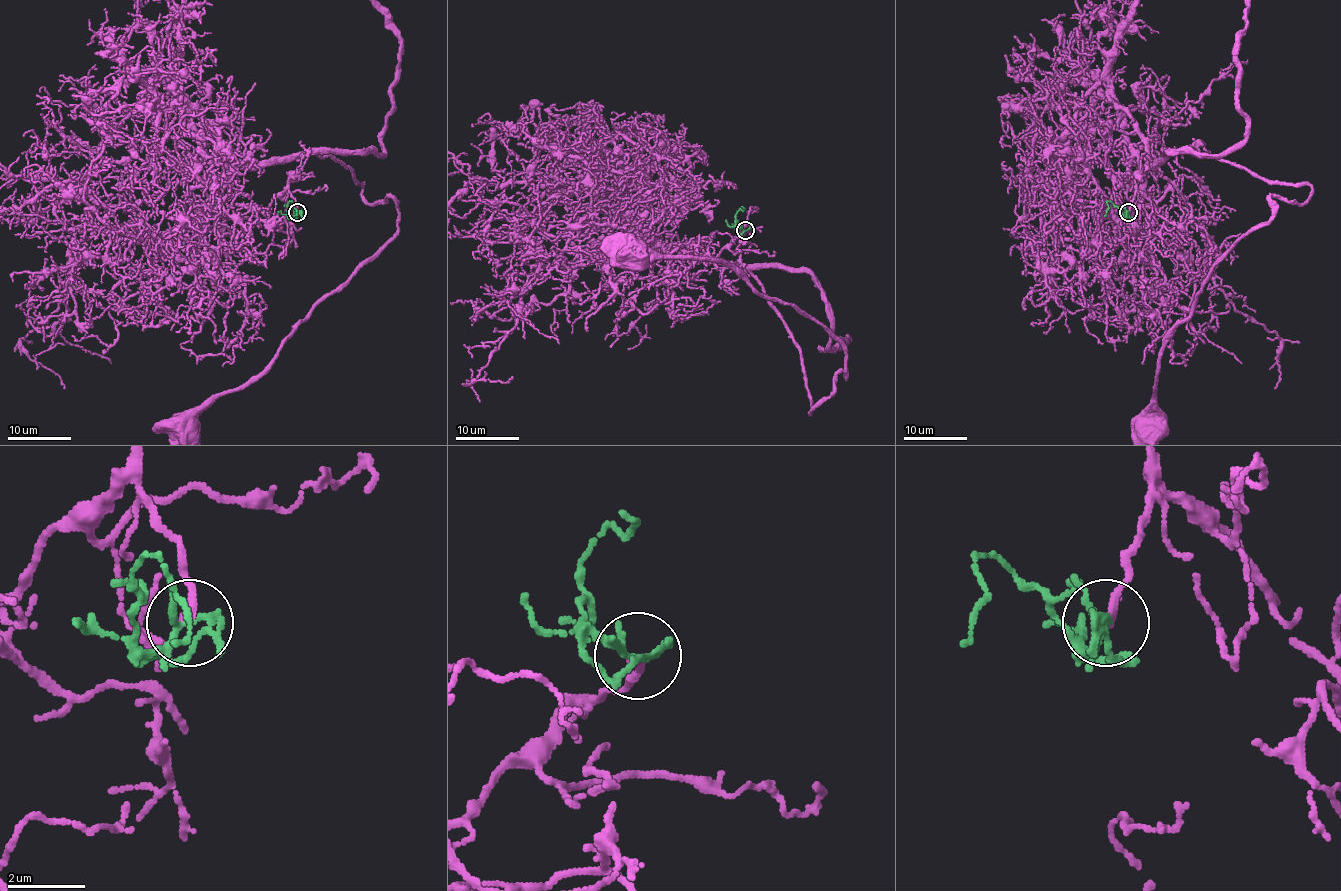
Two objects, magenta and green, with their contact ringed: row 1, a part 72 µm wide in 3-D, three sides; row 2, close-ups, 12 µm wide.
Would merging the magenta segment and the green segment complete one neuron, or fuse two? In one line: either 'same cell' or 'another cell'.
same cell

